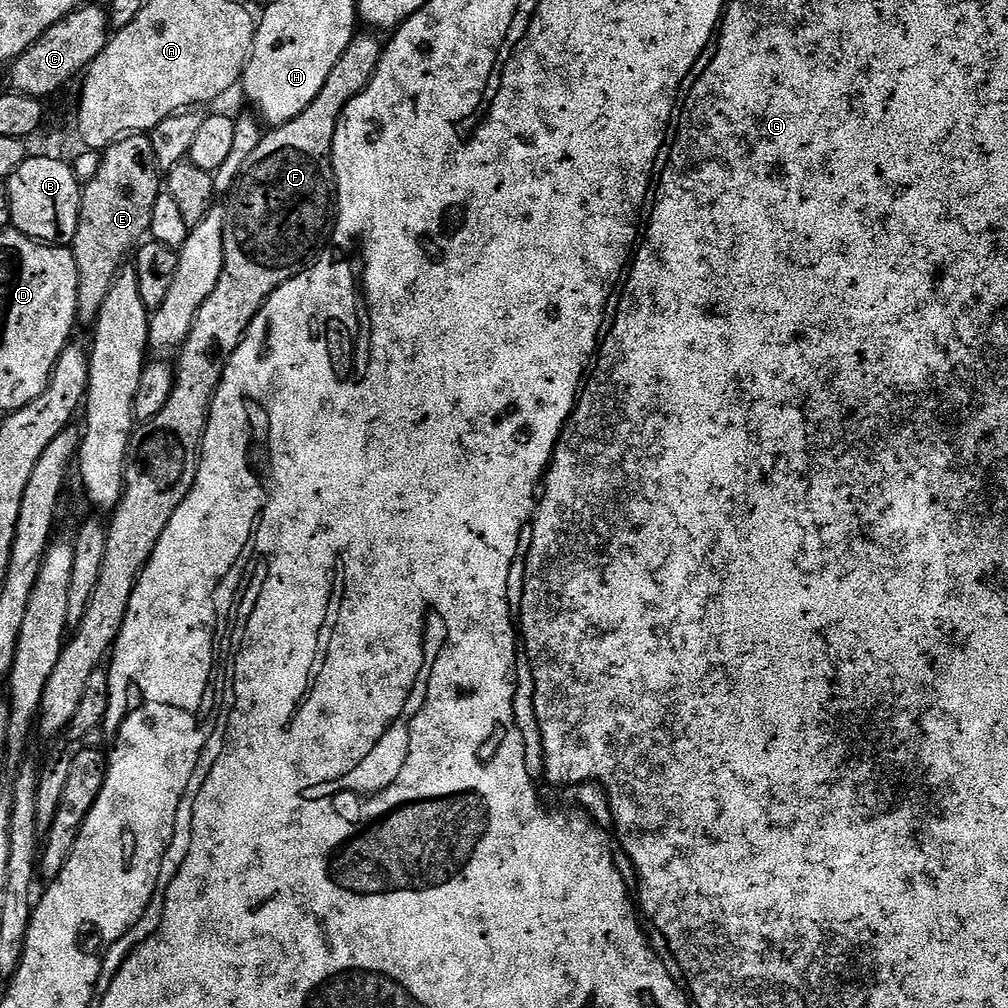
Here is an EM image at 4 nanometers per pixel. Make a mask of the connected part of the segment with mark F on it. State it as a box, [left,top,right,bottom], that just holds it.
[38,35,382,736]

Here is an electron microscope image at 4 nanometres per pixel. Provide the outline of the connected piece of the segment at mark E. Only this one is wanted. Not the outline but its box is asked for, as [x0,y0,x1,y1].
[70,134,162,325]

